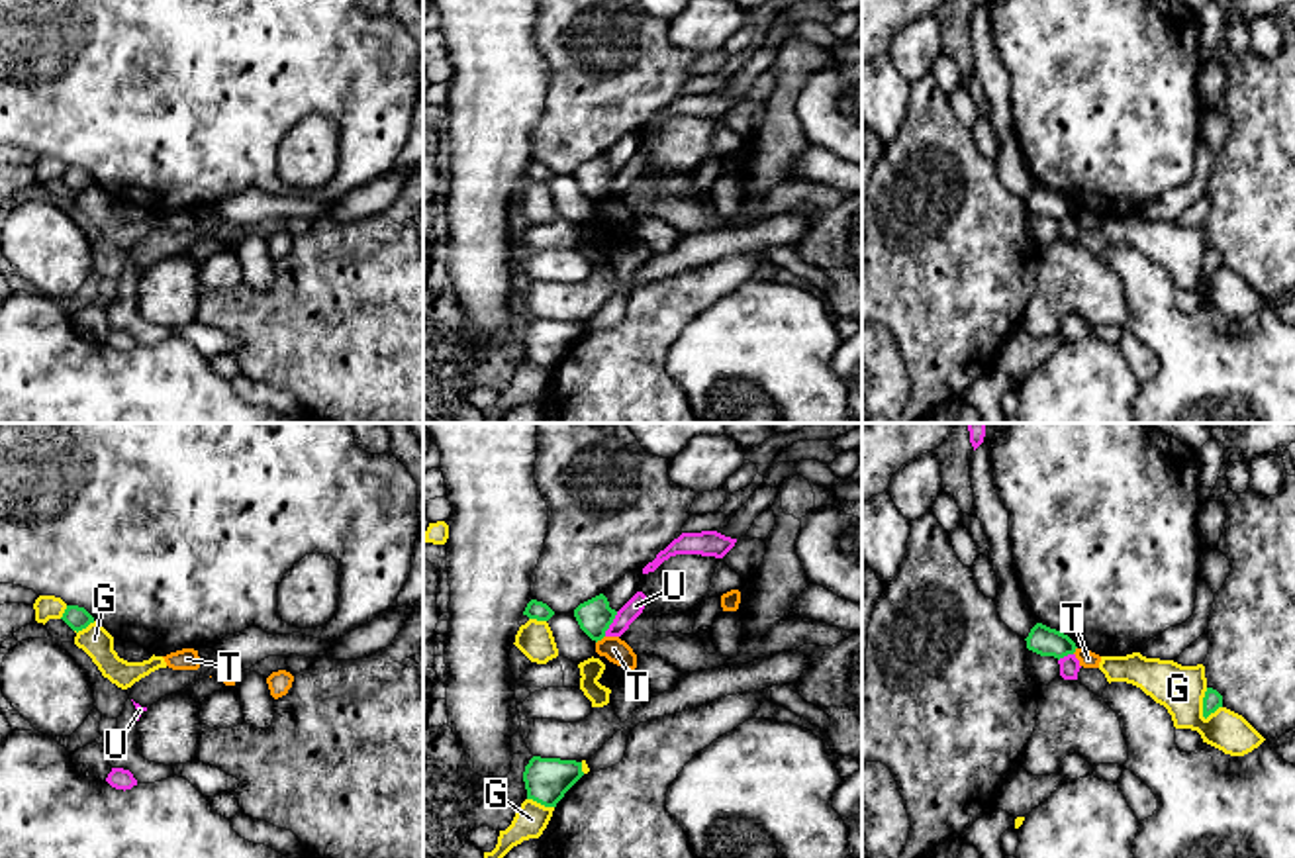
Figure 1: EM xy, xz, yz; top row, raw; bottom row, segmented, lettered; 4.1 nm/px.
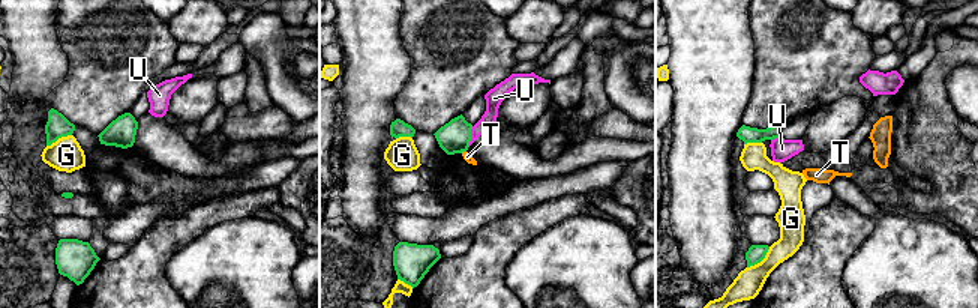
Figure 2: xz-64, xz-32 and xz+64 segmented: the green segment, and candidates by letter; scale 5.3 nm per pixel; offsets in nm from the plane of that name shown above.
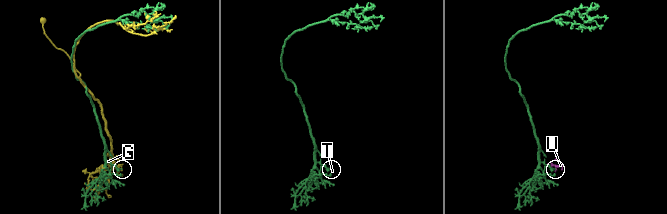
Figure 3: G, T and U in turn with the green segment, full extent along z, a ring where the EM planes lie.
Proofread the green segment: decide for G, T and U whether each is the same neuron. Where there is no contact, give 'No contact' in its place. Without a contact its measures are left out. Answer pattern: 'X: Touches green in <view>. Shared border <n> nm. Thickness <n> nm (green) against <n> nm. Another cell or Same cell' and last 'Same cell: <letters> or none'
G: Touches green in yz. Shared border 140 nm. Thickness 80 nm (green) against 190 nm. Another cell
T: Touches green in xz. Shared border 50 nm. Thickness 140 nm (green) against 100 nm. Another cell
U: Touches green in xz. Shared border 120 nm. Thickness 140 nm (green) against 80 nm. Another cell
Same cell: none

